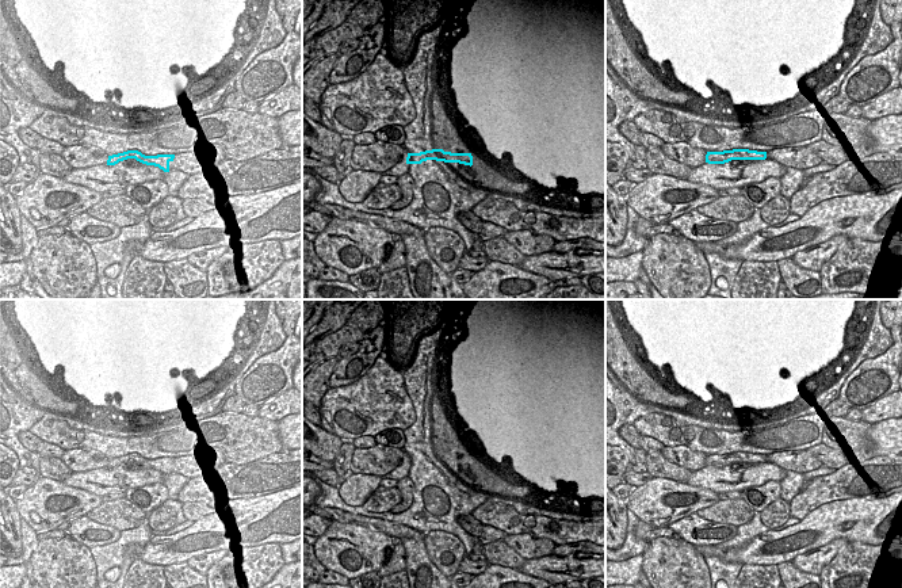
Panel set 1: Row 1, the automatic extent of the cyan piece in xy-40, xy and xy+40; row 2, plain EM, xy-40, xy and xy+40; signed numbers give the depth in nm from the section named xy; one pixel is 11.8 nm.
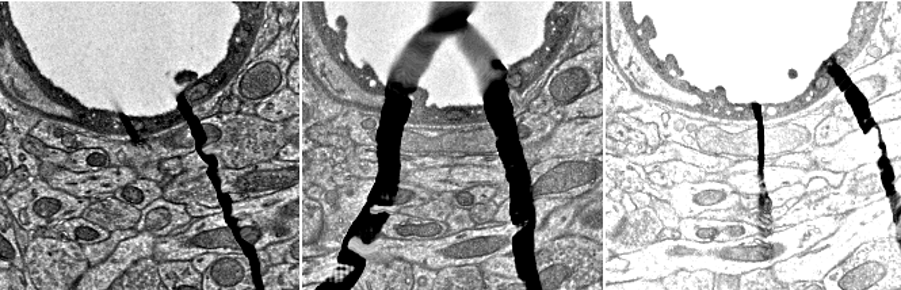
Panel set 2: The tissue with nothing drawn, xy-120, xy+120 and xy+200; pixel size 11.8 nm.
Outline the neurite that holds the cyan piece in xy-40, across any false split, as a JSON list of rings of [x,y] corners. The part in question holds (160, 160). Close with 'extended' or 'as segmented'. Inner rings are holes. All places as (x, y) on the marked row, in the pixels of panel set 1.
[[[127,150],[123,153],[108,156],[107,165],[115,165],[119,161],[123,161],[127,159],[135,159],[137,161],[142,164],[154,165],[163,169],[164,172],[169,172],[169,163],[173,161],[175,154],[145,156],[138,150]]]; as segmented

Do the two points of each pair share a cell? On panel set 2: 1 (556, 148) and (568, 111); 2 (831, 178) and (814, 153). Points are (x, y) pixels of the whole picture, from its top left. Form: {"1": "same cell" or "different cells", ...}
{"1": "different cells", "2": "different cells"}

